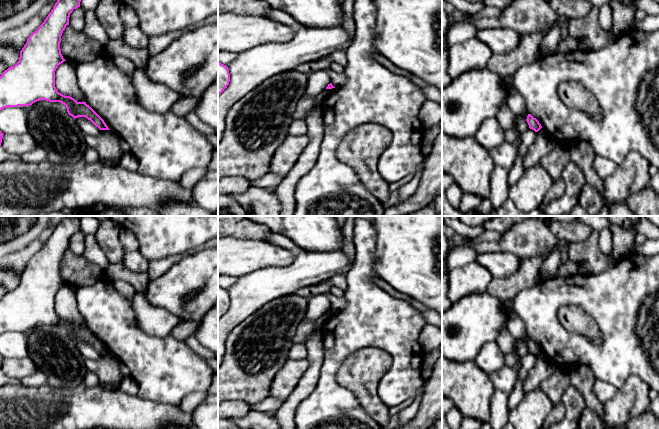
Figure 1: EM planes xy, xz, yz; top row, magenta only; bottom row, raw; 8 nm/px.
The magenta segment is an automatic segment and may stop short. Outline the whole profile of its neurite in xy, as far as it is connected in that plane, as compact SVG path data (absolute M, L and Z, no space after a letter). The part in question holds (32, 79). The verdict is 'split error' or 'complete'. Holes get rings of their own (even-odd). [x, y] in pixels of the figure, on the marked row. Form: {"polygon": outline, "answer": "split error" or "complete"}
{"polygon": "M57 0L44 22L27 39L20 51L19 61L0 76L0 111L7 107L30 106L39 100L60 102L74 119L85 117L100 130L110 130L104 120L86 102L77 102L70 96L59 93L55 87L55 71L66 61L60 49L61 36L72 11L80 7L81 0Z", "answer": "complete"}

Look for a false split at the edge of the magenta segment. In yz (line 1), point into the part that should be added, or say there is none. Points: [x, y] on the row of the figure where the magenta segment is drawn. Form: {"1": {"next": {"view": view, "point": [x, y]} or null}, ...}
{"1": {"next": null}}

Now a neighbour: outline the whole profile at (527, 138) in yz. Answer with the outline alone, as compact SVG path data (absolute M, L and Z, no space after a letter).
M528 129L523 133L520 133L520 145L518 146L518 154L514 166L508 172L508 186L512 186L518 181L524 172L523 159L537 137L537 132L532 129Z

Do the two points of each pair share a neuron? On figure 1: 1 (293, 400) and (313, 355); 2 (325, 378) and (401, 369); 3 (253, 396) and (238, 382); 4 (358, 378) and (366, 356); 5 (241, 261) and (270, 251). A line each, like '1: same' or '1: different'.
1: same
2: same
3: same
4: same
5: same

